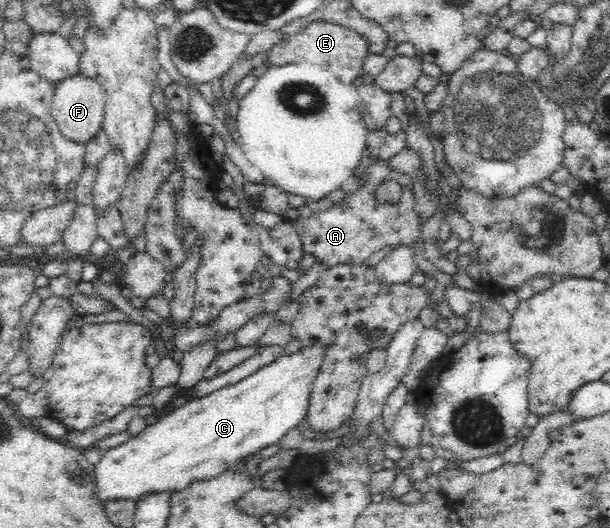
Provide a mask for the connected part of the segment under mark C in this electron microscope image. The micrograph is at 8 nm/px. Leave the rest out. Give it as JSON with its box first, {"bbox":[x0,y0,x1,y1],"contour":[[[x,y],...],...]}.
{"bbox":[94,345,325,503],"contour":[[[312,345],[302,347],[295,354],[281,356],[234,385],[223,387],[206,397],[188,400],[128,441],[105,451],[94,468],[98,502],[106,503],[111,500],[138,502],[146,495],[157,492],[168,492],[172,495],[188,488],[194,481],[218,477],[246,455],[278,444],[290,429],[297,427],[307,416],[313,379],[318,374],[325,349],[323,345]]]}

